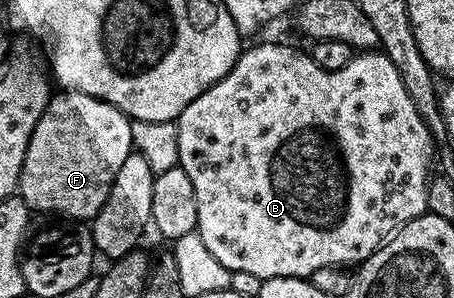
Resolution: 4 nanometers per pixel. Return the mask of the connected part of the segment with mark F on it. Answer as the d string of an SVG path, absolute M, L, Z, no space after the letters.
M70 91L56 92L45 107L37 127L33 127L33 135L29 139L19 176L18 196L23 198L28 210L40 209L43 212L40 214L43 215L93 219L101 211L113 179L117 171L121 171L121 163L125 163L132 151L131 121L120 109L93 95Z

